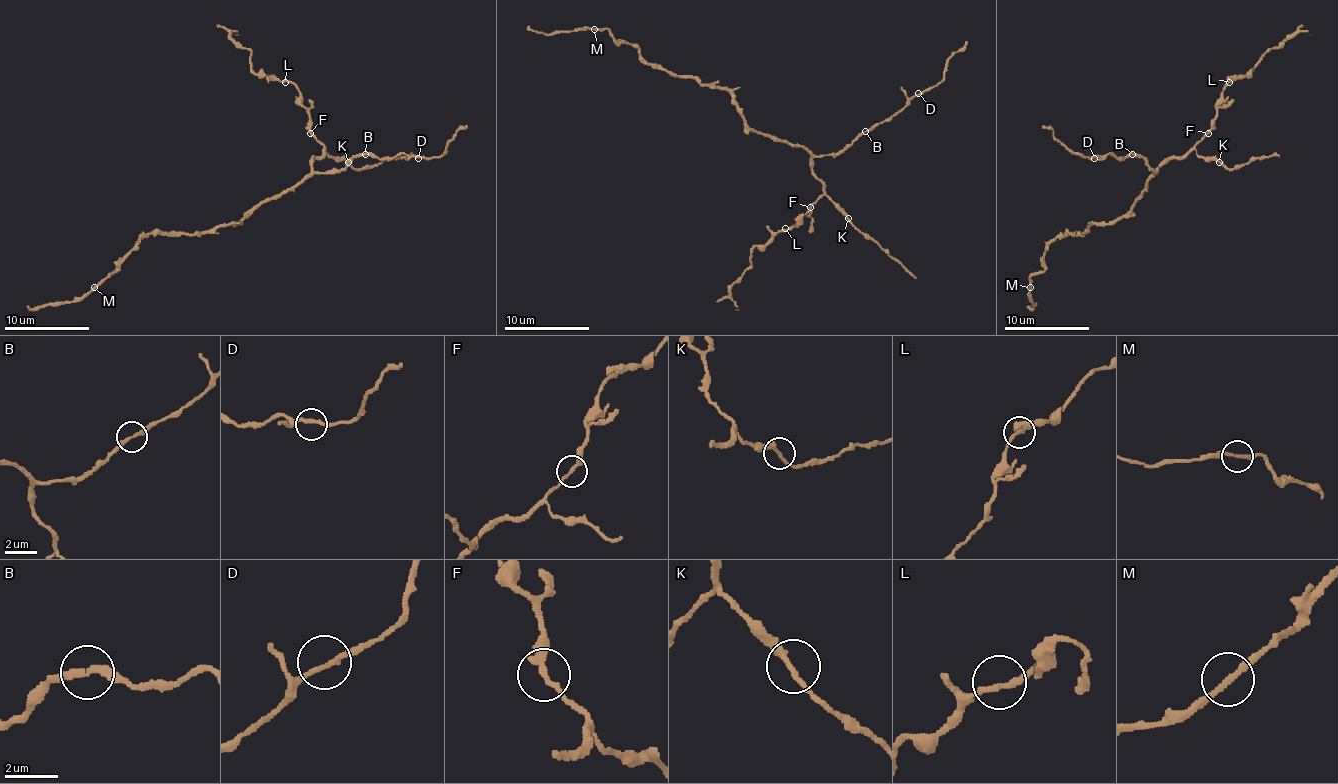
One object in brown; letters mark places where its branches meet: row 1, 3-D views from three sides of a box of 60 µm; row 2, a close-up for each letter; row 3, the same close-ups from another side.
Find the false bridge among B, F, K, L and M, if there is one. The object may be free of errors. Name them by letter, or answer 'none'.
none

